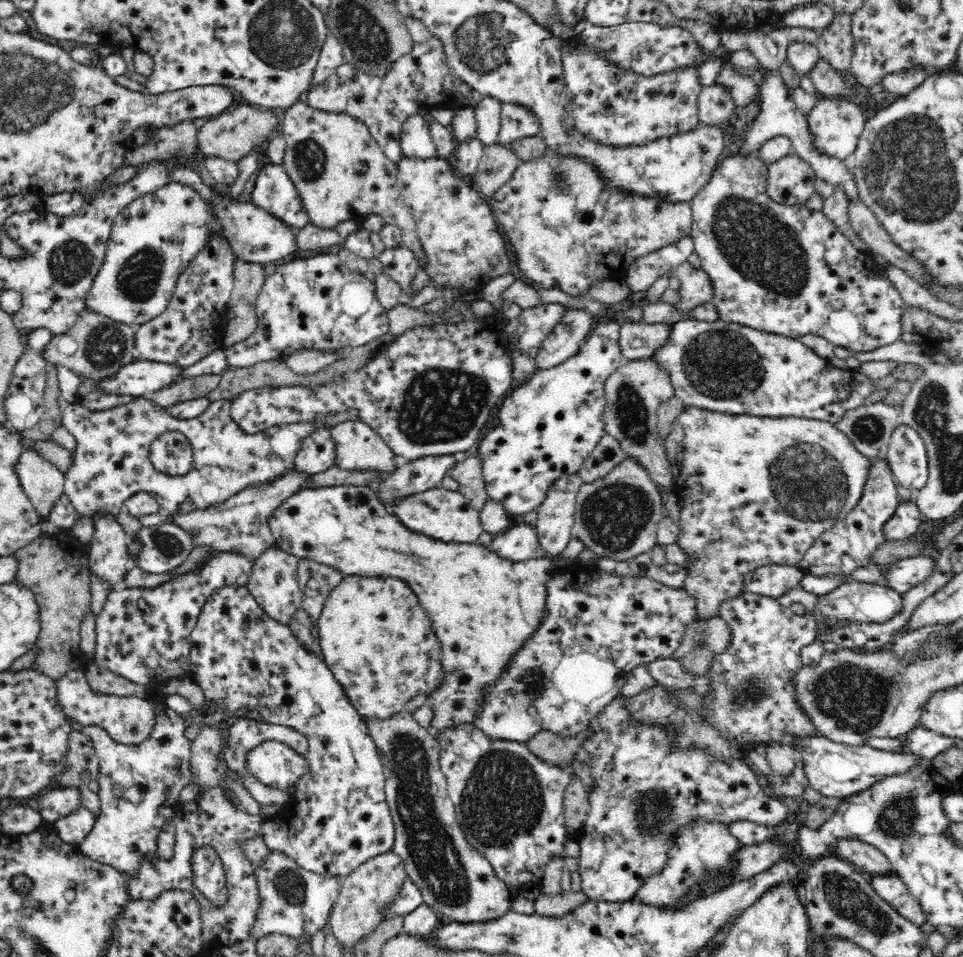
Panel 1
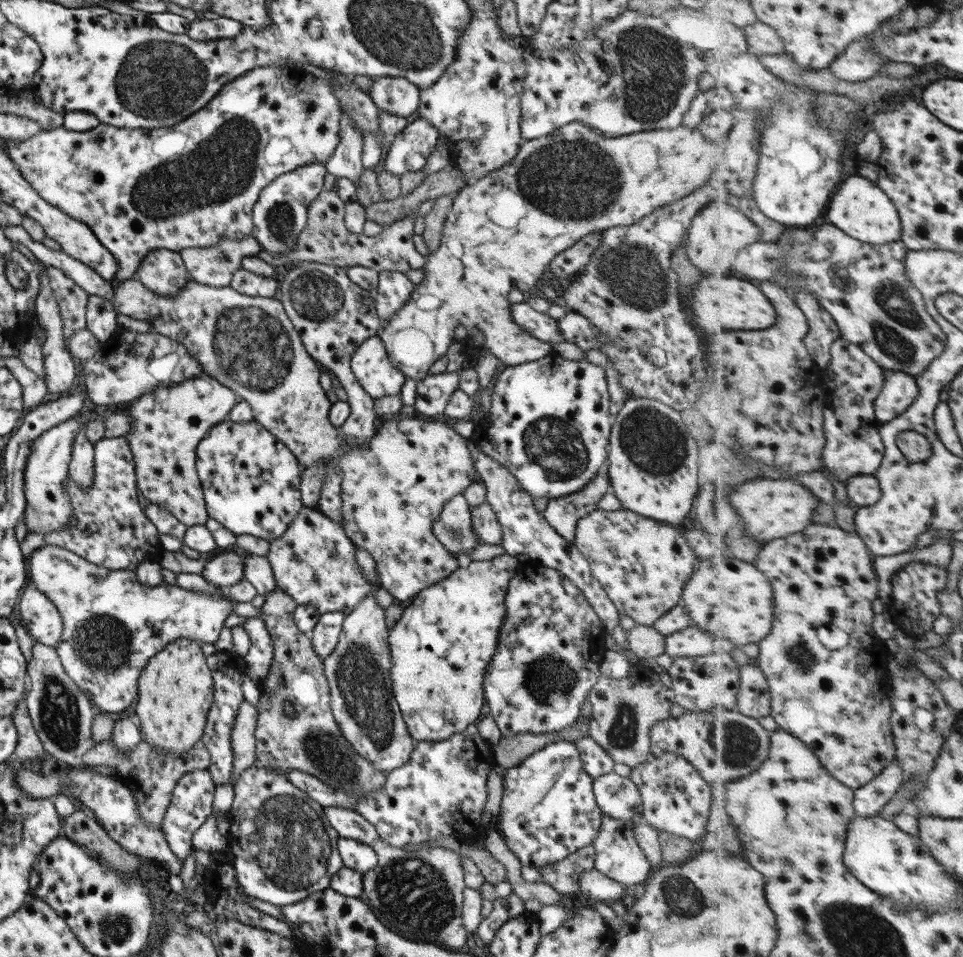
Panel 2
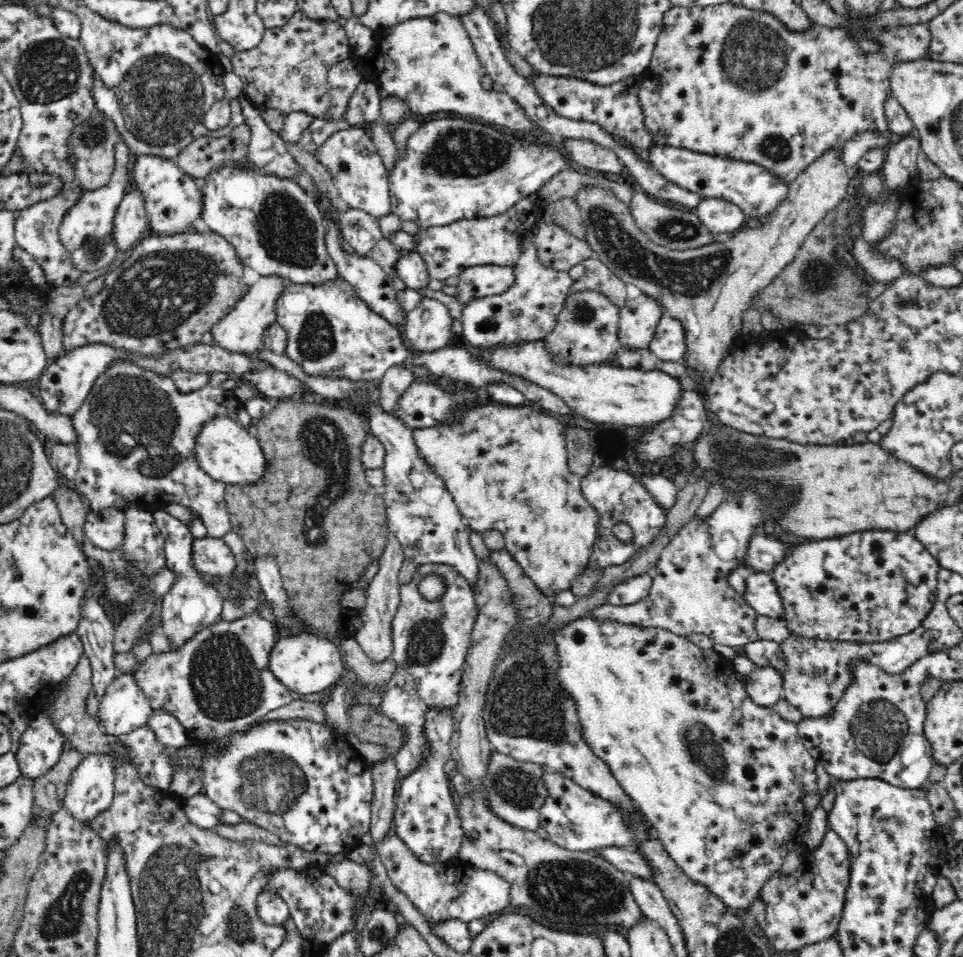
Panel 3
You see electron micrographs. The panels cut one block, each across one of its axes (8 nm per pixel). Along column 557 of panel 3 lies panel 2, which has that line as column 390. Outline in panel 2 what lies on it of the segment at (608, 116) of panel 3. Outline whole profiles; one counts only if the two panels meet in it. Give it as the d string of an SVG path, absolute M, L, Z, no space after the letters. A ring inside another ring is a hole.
M377 77L367 95L375 103L377 110L401 115L410 119L419 106L420 90L401 77Z

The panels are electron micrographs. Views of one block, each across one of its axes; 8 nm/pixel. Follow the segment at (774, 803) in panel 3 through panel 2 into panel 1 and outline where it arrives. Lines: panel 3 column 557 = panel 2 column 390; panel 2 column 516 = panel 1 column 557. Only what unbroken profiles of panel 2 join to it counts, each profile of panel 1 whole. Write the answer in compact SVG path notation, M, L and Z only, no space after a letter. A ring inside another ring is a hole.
M371 485L303 488L275 510L269 517L269 526L276 547L298 559L314 561L344 575L400 579L412 589L442 645L444 682L427 700L433 708L431 725L437 730L437 734L448 724L472 723L478 706L482 704L482 690L486 690L500 678L512 654L539 628L546 604L546 578L550 578L550 574L560 568L566 569L567 564L570 564L560 557L554 560L538 558L530 562L512 563L477 542L442 542L415 533L406 529L391 514Z

